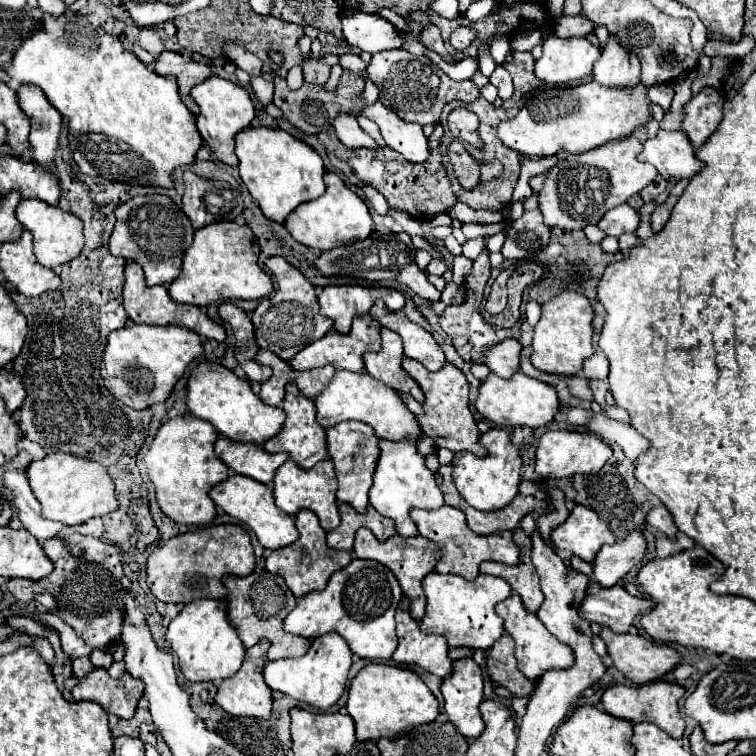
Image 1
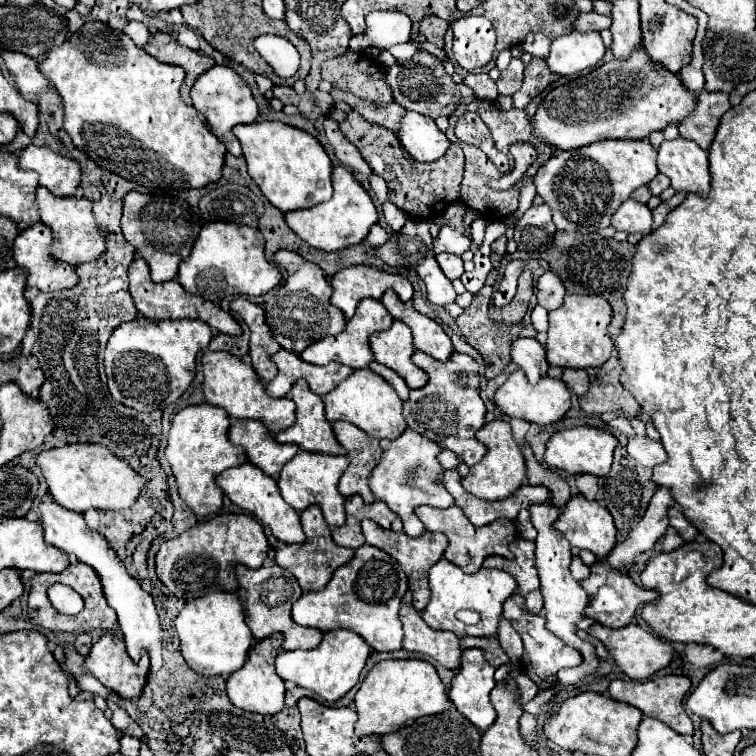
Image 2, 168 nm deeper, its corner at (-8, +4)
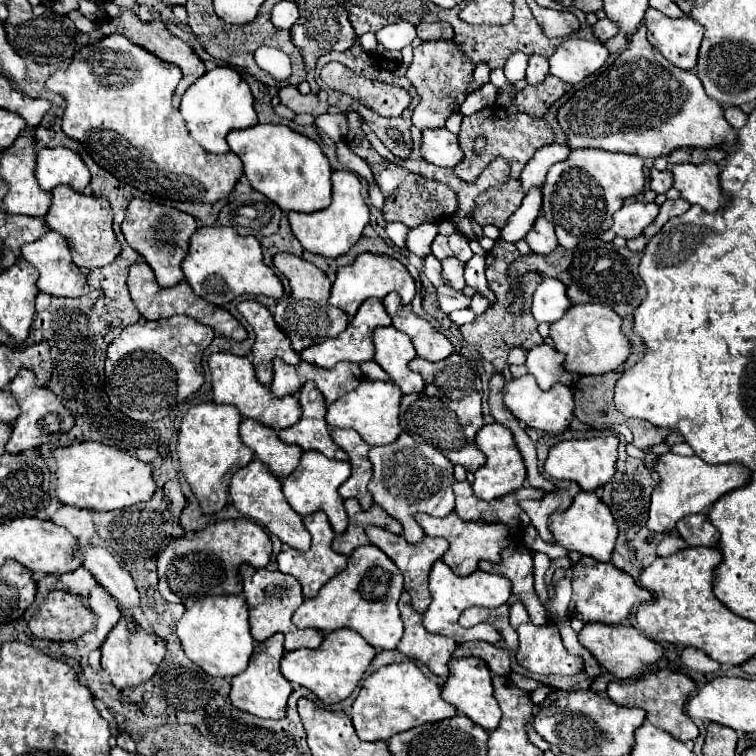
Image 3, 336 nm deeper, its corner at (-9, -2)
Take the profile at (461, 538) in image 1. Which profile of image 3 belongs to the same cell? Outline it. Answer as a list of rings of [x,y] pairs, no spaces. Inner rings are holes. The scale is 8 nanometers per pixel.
[[[451,512],[445,518],[433,518],[429,514],[417,514],[417,522],[423,528],[425,534],[431,536],[443,536],[449,542],[449,550],[443,554],[443,562],[457,574],[457,576],[469,576],[477,570],[479,560],[487,562],[499,562],[499,554],[503,548],[511,542],[511,528],[507,524],[489,524],[483,520],[477,522],[463,522],[455,512]]]

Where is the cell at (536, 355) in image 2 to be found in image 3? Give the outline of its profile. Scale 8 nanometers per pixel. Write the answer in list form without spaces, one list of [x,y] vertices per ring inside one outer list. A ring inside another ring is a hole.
[[[541,344],[529,350],[525,366],[537,378],[537,384],[541,390],[549,390],[553,384],[571,386],[575,380],[579,380],[579,376],[563,368],[563,358],[565,356],[557,352],[553,346]]]

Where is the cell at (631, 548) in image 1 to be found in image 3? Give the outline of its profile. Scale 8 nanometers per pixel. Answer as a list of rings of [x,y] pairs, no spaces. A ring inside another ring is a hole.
[[[673,452],[663,454],[657,460],[655,470],[661,474],[661,482],[651,494],[651,508],[647,518],[647,526],[653,532],[673,530],[683,516],[705,512],[705,508],[711,508],[723,494],[749,482],[749,468],[743,464],[707,464],[699,456],[679,456]]]

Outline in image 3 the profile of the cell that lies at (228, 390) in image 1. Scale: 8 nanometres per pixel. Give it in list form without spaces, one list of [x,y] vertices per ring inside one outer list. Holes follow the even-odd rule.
[[[217,352],[209,356],[209,370],[213,378],[213,400],[217,404],[233,404],[239,408],[243,418],[253,418],[263,422],[265,426],[273,430],[283,430],[299,420],[301,408],[295,396],[285,396],[285,398],[275,398],[267,386],[263,386],[255,378],[255,370],[249,358],[245,356],[235,356],[231,352]]]

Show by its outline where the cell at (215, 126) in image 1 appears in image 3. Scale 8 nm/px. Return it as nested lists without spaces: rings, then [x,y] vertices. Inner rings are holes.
[[[217,66],[205,72],[181,98],[181,116],[187,124],[189,134],[197,144],[213,154],[227,154],[229,146],[225,136],[235,128],[249,128],[257,124],[257,114],[253,108],[253,94],[249,84],[231,66]]]

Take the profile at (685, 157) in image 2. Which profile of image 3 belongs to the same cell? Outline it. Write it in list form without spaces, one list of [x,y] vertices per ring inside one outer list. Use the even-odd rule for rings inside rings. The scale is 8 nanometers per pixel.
[[[705,162],[699,166],[677,164],[673,166],[675,188],[687,202],[699,204],[705,212],[717,212],[729,202],[727,194],[723,194],[719,186],[719,172],[721,166],[715,162]]]

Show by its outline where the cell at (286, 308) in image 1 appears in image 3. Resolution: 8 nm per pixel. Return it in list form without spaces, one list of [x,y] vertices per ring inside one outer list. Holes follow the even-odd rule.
[[[275,254],[273,264],[277,270],[281,270],[287,276],[287,280],[291,284],[291,296],[279,300],[275,306],[275,322],[291,338],[293,348],[297,352],[301,352],[313,344],[319,344],[327,338],[335,338],[337,334],[341,334],[347,328],[347,324],[349,324],[347,314],[327,302],[329,292],[331,292],[331,282],[323,270],[315,268],[311,262],[297,258],[293,254]]]

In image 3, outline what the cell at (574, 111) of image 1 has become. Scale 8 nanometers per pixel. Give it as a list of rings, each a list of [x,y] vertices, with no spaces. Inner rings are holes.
[[[641,22],[637,32],[629,38],[629,46],[621,56],[603,70],[595,82],[575,92],[557,114],[571,148],[599,148],[609,152],[637,154],[641,158],[667,156],[677,148],[719,148],[737,142],[737,130],[723,118],[723,106],[705,94],[701,80],[687,70],[679,70],[665,60],[647,40],[647,26]]]

